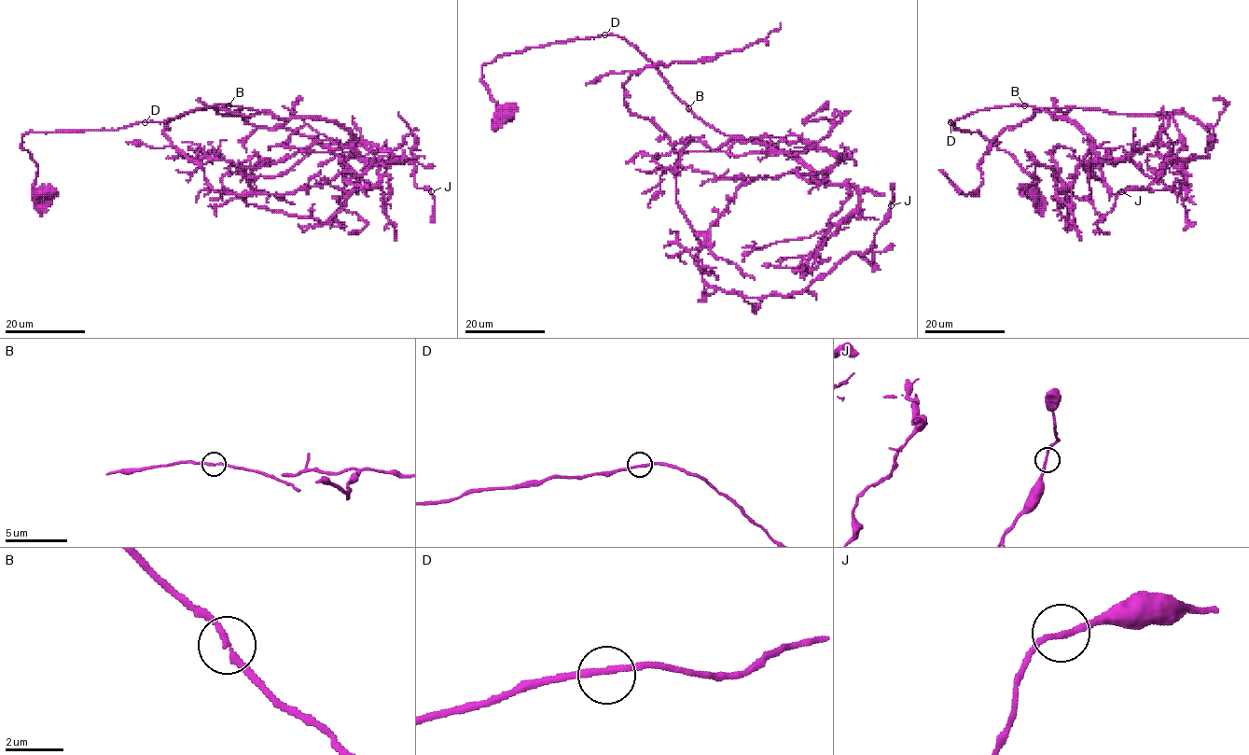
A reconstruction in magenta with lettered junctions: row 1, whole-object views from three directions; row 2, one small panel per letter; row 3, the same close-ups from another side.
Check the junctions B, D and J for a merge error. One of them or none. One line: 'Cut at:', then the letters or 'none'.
Cut at: none

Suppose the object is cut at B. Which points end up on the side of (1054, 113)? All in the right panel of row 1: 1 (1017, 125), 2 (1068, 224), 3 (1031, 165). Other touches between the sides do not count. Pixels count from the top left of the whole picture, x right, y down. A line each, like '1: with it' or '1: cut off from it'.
1: with it
2: with it
3: with it

